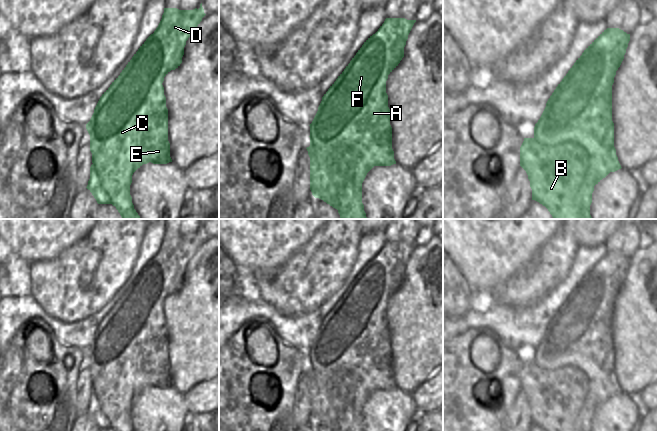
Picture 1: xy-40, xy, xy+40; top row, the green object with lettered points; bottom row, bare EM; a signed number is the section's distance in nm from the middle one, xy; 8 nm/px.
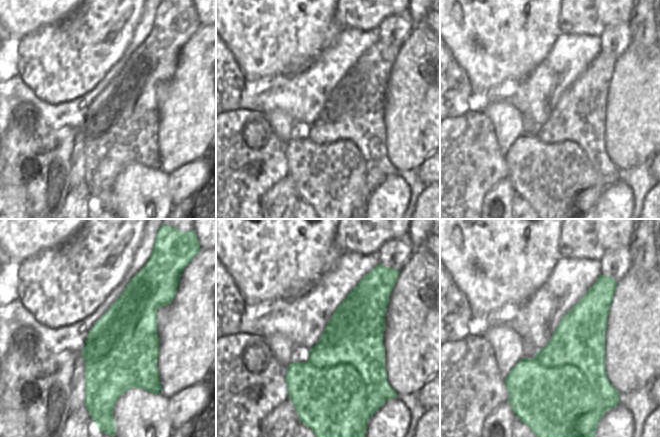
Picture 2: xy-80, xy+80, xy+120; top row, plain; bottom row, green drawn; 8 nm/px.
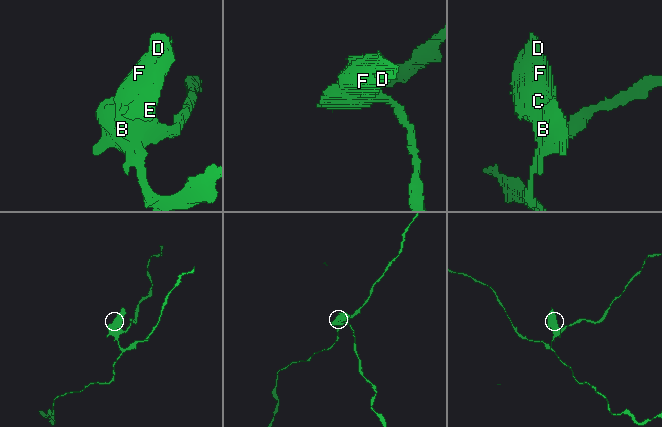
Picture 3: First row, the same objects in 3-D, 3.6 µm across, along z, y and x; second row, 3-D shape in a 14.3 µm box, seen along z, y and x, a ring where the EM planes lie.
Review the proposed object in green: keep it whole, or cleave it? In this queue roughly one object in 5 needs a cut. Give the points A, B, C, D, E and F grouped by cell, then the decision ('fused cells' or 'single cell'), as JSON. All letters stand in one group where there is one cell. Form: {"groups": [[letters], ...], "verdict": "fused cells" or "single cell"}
{"groups": [["A", "C", "D", "E", "F"], ["B"]], "verdict": "fused cells"}

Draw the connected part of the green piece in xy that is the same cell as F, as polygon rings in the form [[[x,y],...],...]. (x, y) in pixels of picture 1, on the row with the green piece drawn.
[[[386,18],[378,31],[370,36],[322,97],[310,126],[310,146],[319,150],[351,150],[358,152],[354,183],[342,189],[338,197],[338,213],[342,219],[367,219],[362,203],[362,183],[368,166],[396,164],[392,149],[392,127],[386,93],[388,75],[404,57],[404,47],[416,20]]]

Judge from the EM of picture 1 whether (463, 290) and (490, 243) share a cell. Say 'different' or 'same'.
different

